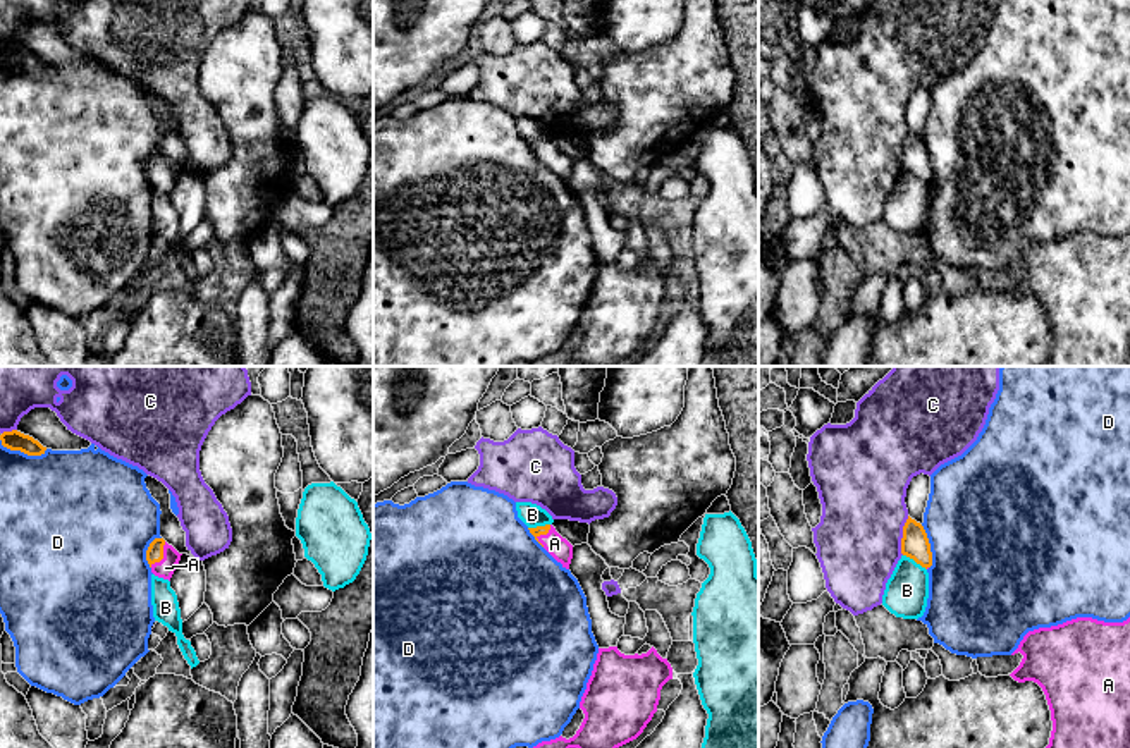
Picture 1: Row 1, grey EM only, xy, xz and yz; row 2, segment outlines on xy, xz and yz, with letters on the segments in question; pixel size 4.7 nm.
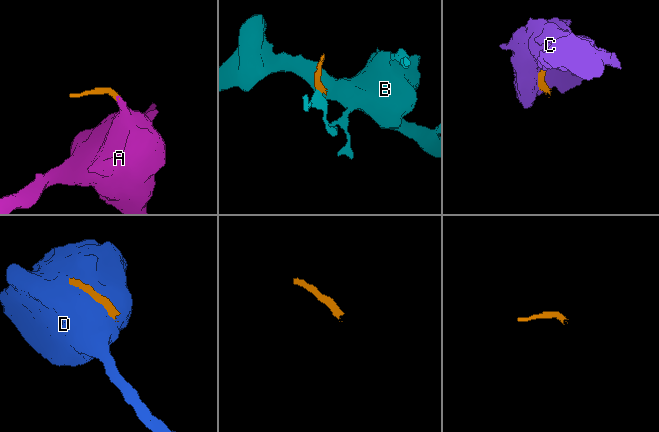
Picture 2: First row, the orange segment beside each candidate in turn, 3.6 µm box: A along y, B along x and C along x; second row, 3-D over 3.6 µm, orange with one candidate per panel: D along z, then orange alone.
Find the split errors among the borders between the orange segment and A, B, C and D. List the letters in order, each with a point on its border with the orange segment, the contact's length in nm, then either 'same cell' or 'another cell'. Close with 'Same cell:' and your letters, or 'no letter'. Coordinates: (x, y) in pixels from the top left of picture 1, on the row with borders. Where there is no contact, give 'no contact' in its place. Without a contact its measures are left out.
A: xy (162, 556) | 140 nm | same cell
B: yz (915, 561) | 130 nm | another cell
C: yz (903, 535) | 190 nm | another cell
D: xy (23, 451) | 220 nm | another cell
Same cell: A

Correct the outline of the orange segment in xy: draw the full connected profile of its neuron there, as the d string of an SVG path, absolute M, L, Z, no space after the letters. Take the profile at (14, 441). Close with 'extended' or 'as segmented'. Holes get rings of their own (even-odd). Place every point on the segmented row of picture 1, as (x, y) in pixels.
M17 430L3 432L0 435L0 440L3 447L10 451L21 451L28 456L41 456L46 451L46 447L43 447L38 440Z; as segmented

